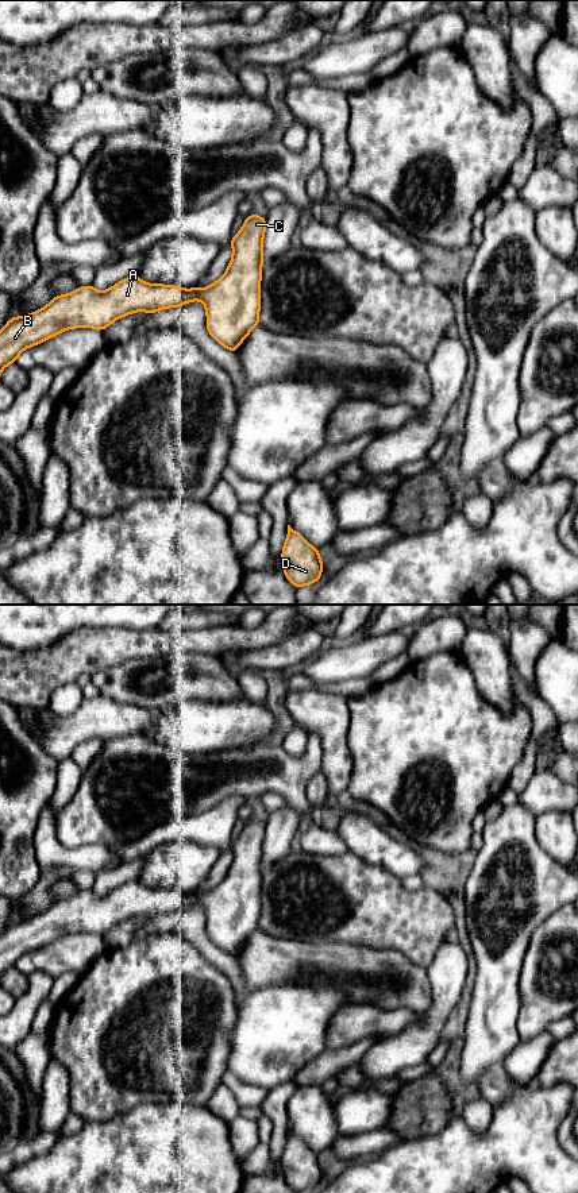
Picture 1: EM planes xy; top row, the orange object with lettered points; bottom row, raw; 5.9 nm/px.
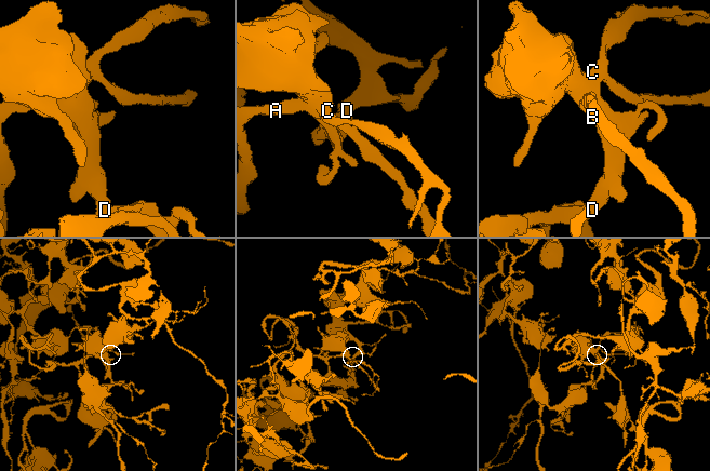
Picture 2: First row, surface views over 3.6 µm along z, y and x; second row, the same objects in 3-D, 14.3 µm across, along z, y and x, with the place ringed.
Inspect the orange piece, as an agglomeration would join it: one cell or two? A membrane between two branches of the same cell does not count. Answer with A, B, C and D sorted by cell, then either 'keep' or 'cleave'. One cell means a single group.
A B C D | keep

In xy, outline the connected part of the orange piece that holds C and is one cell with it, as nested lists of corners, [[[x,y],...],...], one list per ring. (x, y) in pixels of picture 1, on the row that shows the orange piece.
[[[250,215],[231,238],[232,258],[223,277],[201,289],[147,283],[131,275],[99,292],[93,285],[55,296],[46,306],[27,316],[11,317],[0,329],[0,372],[30,347],[63,331],[88,327],[104,331],[117,318],[135,312],[154,314],[203,301],[207,329],[231,352],[259,325],[263,236],[266,219]]]

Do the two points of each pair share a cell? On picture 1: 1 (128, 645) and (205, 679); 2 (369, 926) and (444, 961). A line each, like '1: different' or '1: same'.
1: different
2: different

